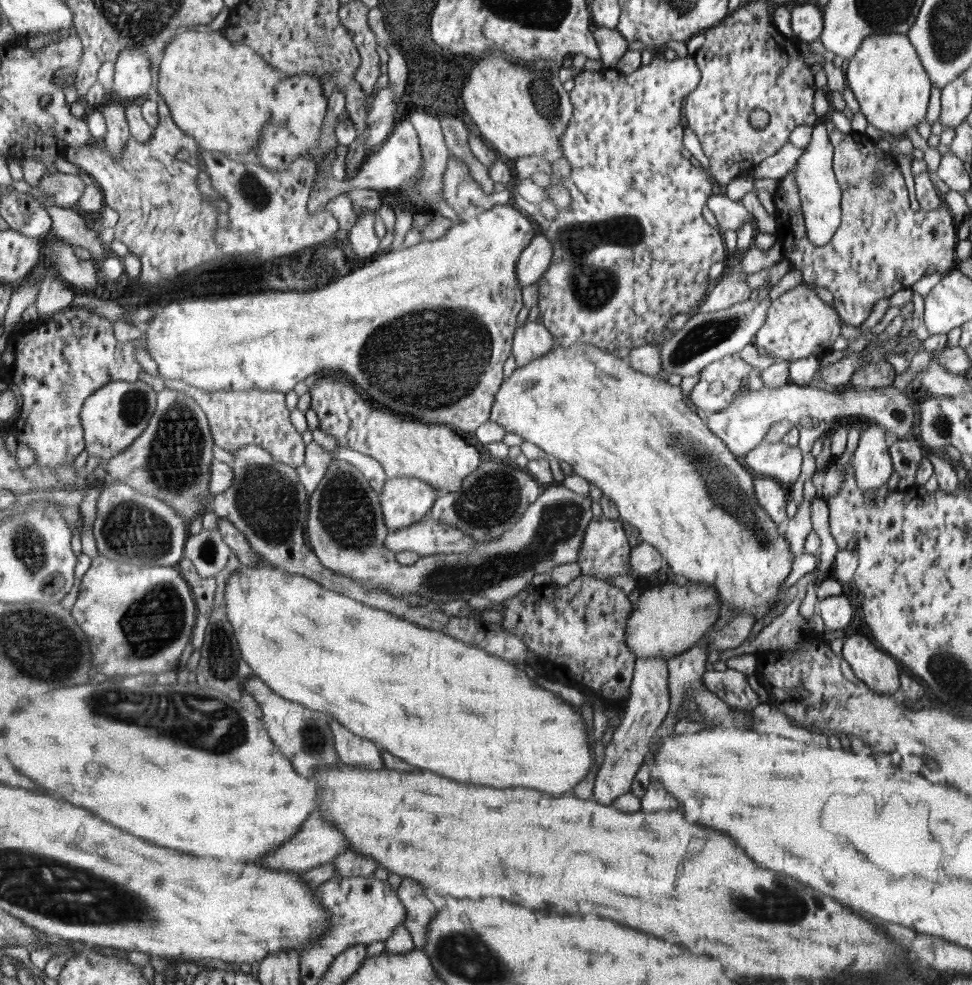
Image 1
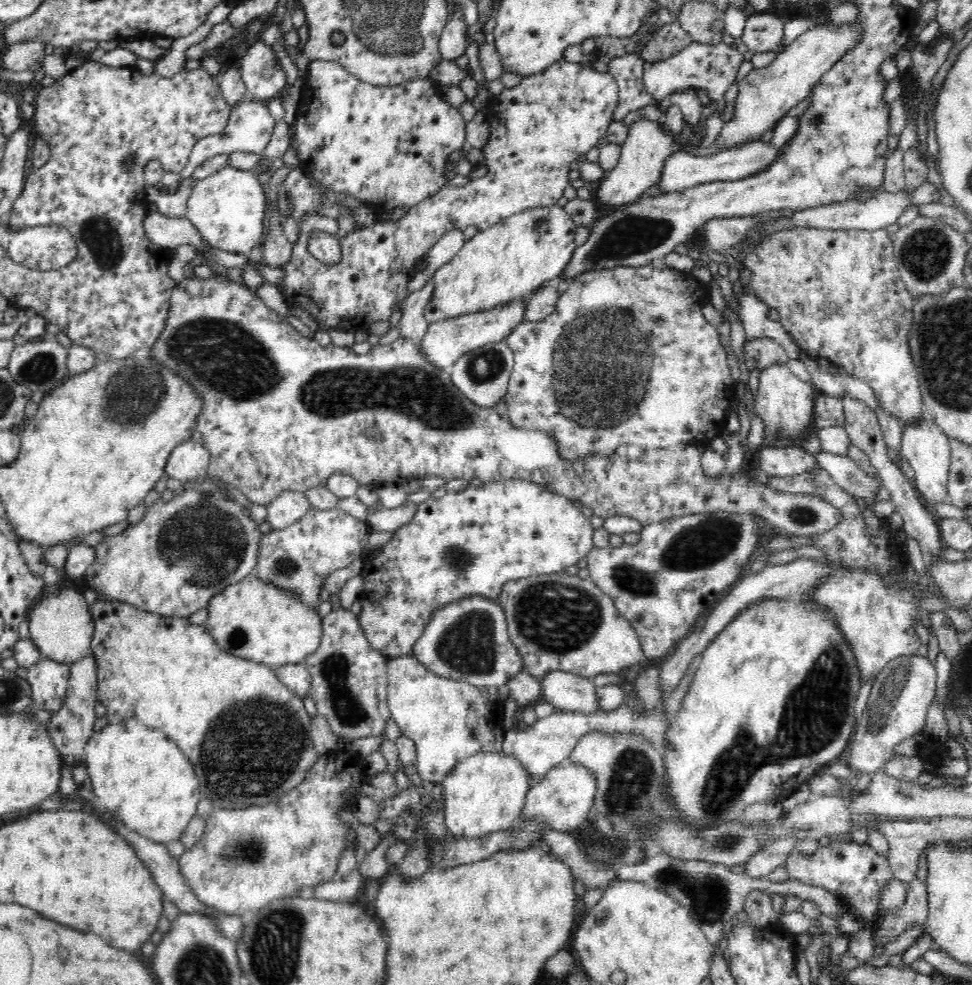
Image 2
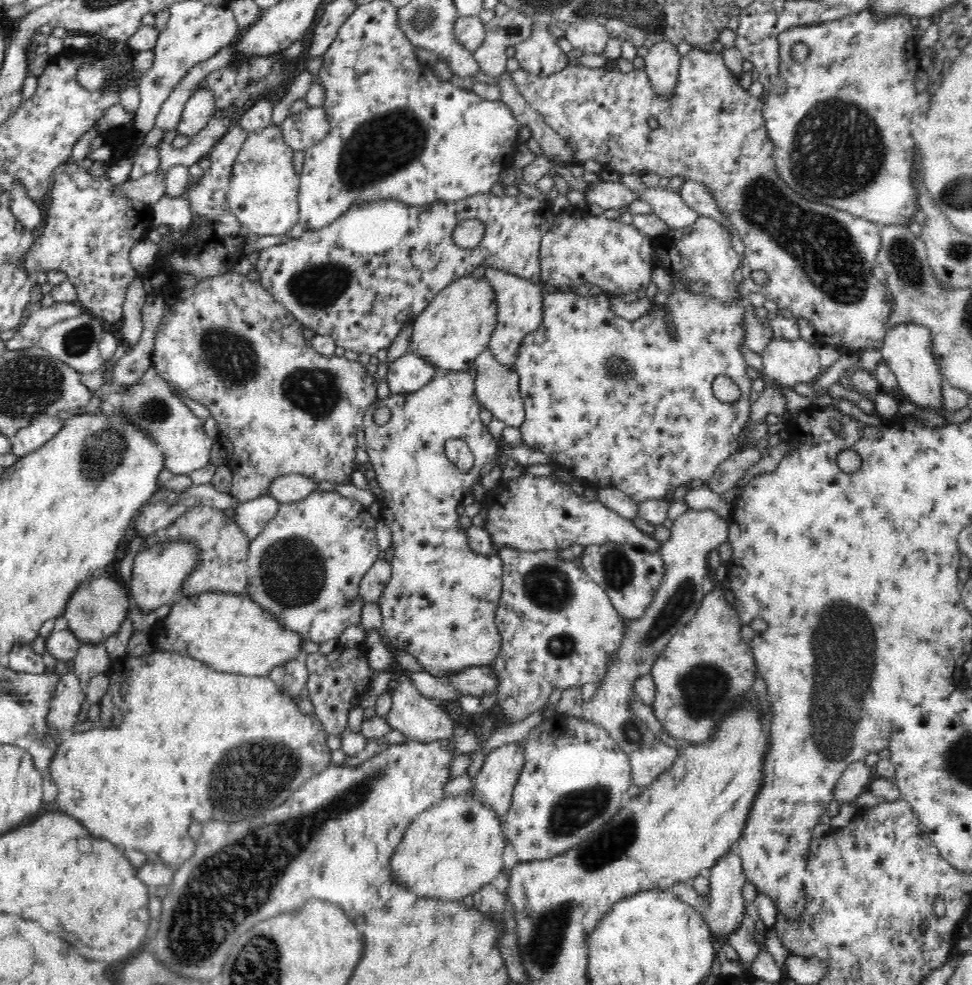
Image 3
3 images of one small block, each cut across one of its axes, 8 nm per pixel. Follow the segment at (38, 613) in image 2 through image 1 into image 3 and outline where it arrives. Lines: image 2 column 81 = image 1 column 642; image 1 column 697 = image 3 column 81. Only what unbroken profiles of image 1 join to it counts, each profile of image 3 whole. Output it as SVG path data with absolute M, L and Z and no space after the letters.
M109 574L96 575L93 580L86 579L80 583L68 599L62 614L69 631L82 643L104 643L120 628L128 615L130 600L126 586L117 576Z

